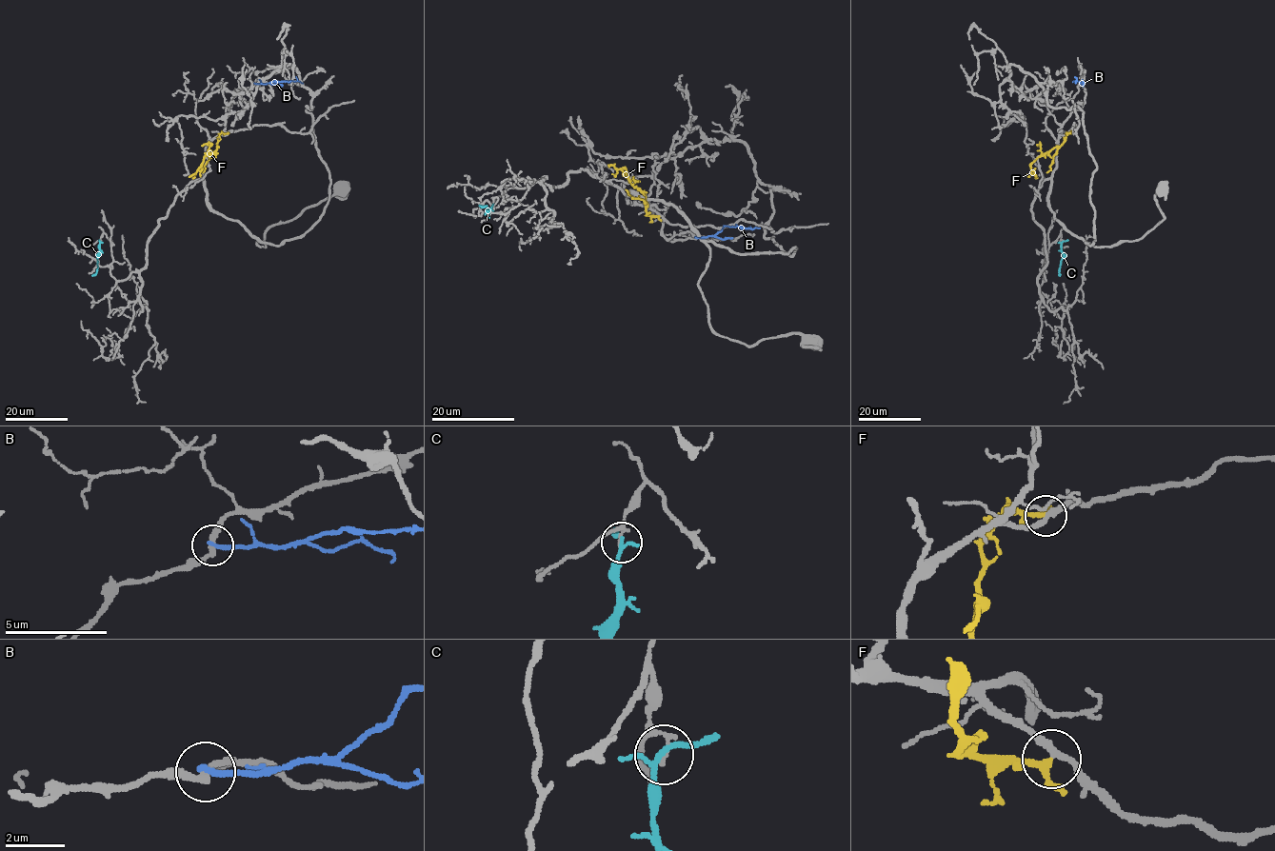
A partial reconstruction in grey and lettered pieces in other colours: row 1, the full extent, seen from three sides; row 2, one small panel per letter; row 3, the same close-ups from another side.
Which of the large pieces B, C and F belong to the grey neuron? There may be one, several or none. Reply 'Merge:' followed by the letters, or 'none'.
Merge: none

